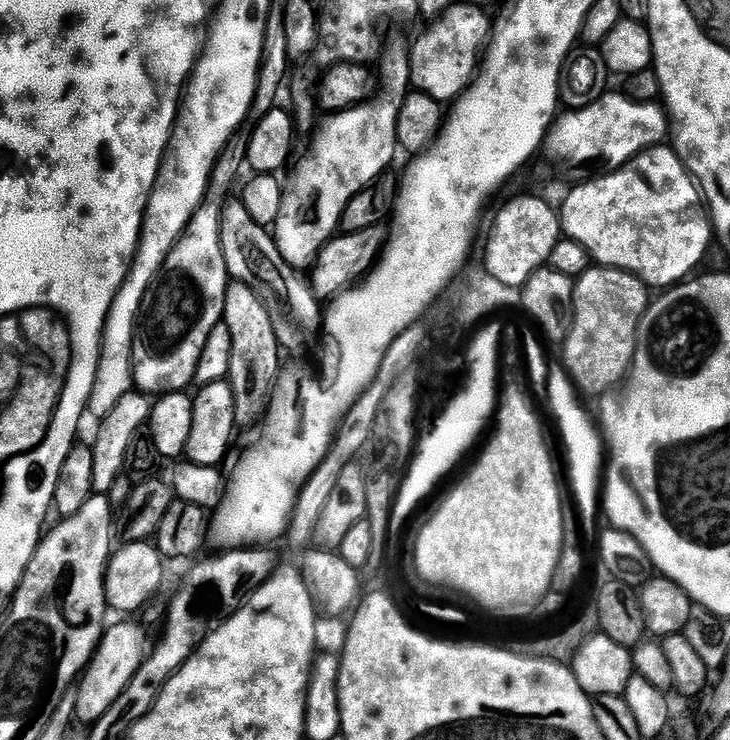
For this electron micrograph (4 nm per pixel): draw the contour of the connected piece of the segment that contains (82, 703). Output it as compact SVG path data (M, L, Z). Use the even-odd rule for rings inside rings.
M124 618L121 624L109 623L103 629L100 642L97 644L87 667L82 672L78 687L75 689L77 694L77 706L75 717L80 721L95 722L118 702L118 694L130 686L130 678L138 674L140 667L144 665L146 657L150 652L150 640L148 636L136 624L131 624L131 619Z

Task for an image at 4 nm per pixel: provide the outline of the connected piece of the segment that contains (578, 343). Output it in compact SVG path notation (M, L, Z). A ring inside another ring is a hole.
M589 267L575 281L568 339L563 341L564 364L584 392L604 392L629 373L636 358L640 319L650 303L643 280L620 268Z

